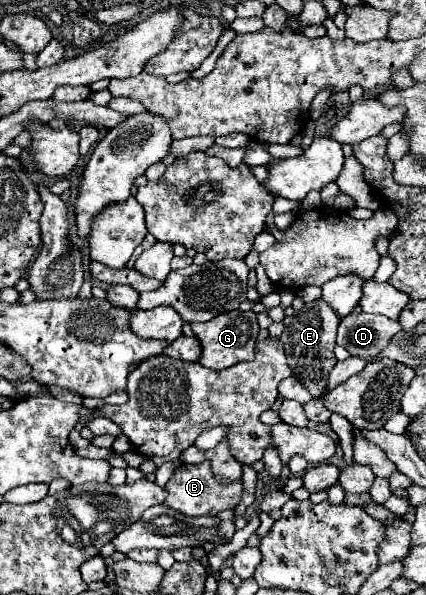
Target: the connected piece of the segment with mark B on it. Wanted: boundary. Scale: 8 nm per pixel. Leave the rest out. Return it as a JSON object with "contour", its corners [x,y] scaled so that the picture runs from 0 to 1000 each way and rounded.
{"contour":[[[474,775],[465,782],[437,782],[427,778],[408,798],[399,802],[399,808],[390,812],[390,849],[404,852],[408,859],[423,859],[427,866],[507,866],[526,855],[554,855],[554,849],[568,842],[568,829],[573,829],[573,815],[563,805],[554,808],[512,808],[498,795],[493,775]]]}

